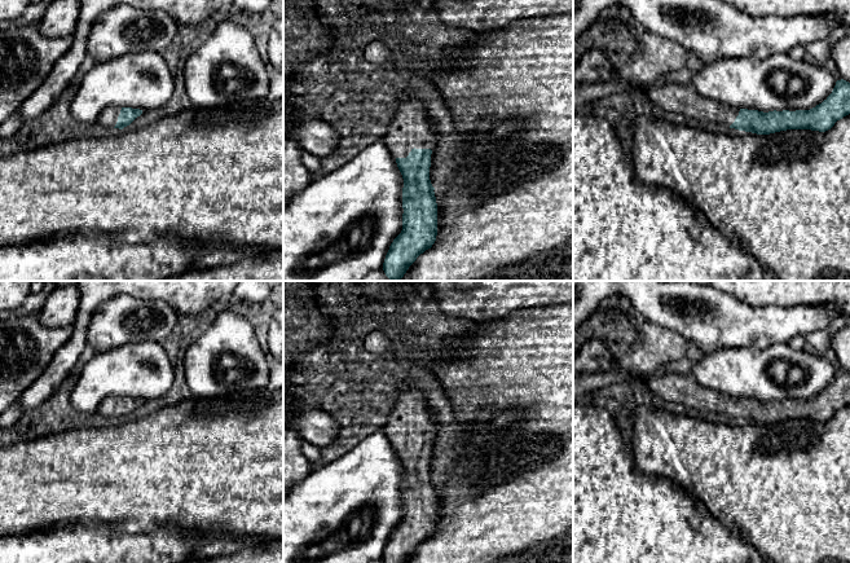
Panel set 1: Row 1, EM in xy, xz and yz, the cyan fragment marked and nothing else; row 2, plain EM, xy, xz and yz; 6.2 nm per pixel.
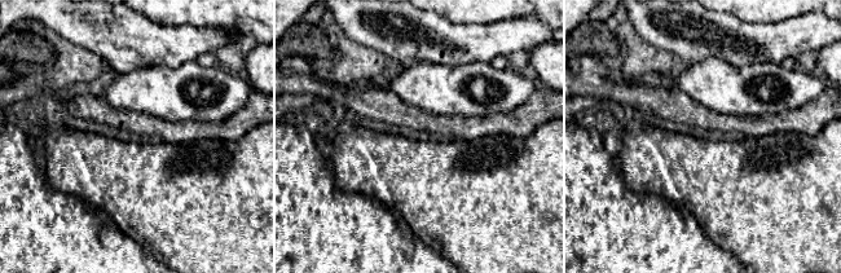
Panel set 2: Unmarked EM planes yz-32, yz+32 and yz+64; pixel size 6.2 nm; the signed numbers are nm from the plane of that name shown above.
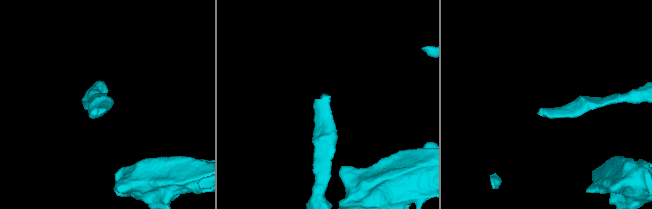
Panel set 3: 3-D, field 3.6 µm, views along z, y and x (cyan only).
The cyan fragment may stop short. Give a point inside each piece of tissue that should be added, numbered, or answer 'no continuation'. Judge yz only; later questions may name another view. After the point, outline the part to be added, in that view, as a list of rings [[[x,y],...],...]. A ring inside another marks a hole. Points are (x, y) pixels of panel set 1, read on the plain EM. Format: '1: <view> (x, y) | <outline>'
1: yz (674, 387) | [[[666,369],[651,374],[635,374],[627,370],[625,379],[635,378],[644,387],[644,395],[659,396],[670,403],[681,403],[690,408],[719,413],[730,417],[740,399],[701,387],[692,374],[671,373]]]

